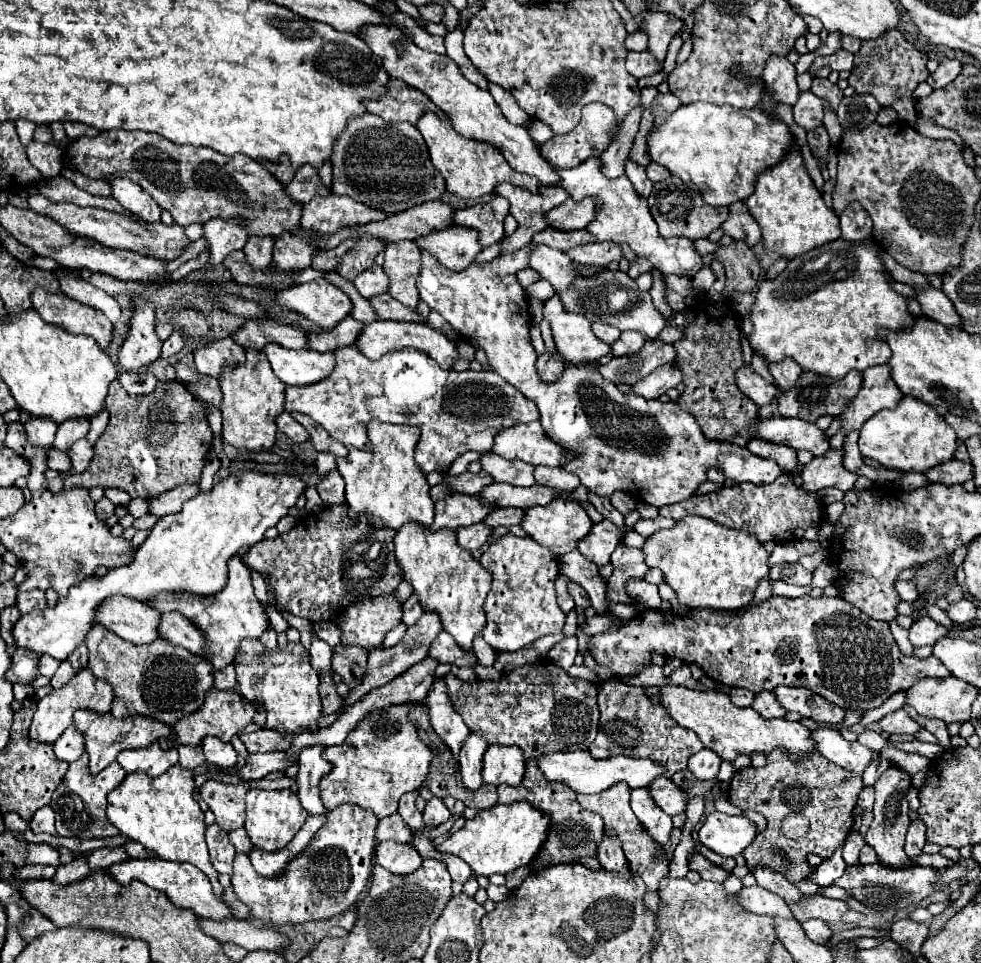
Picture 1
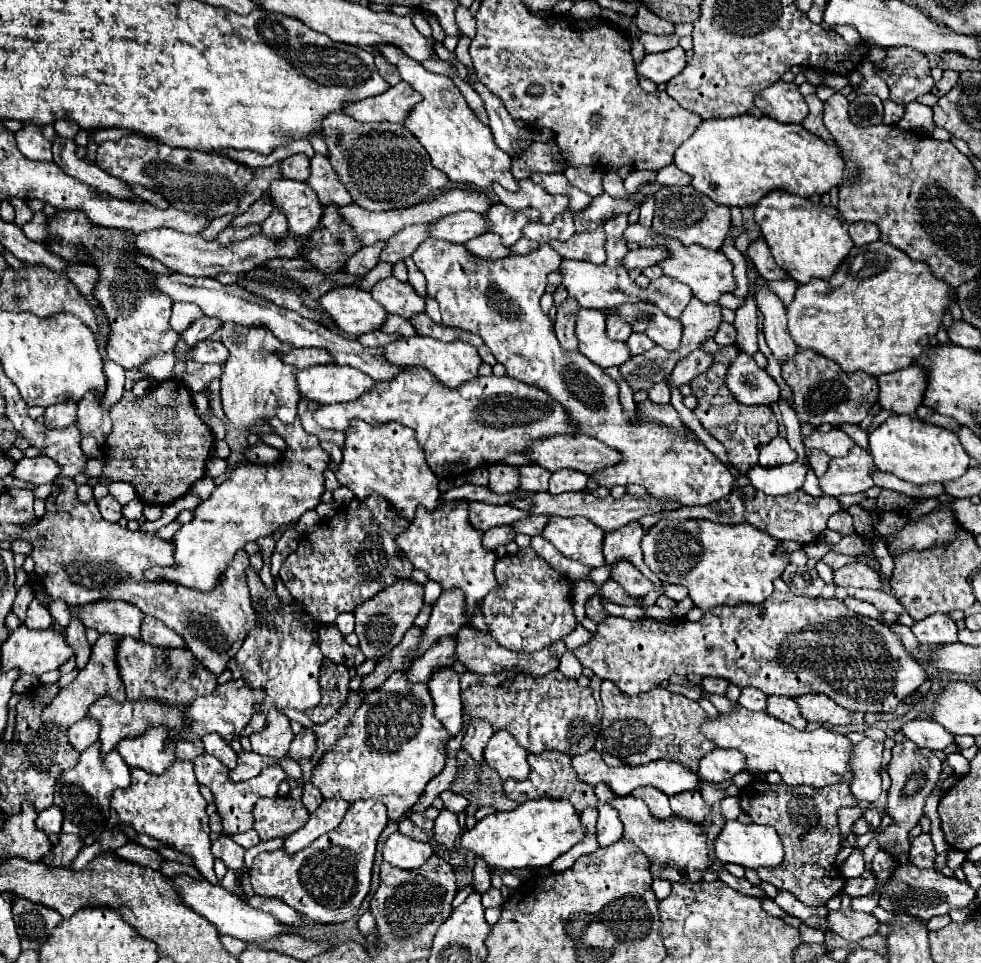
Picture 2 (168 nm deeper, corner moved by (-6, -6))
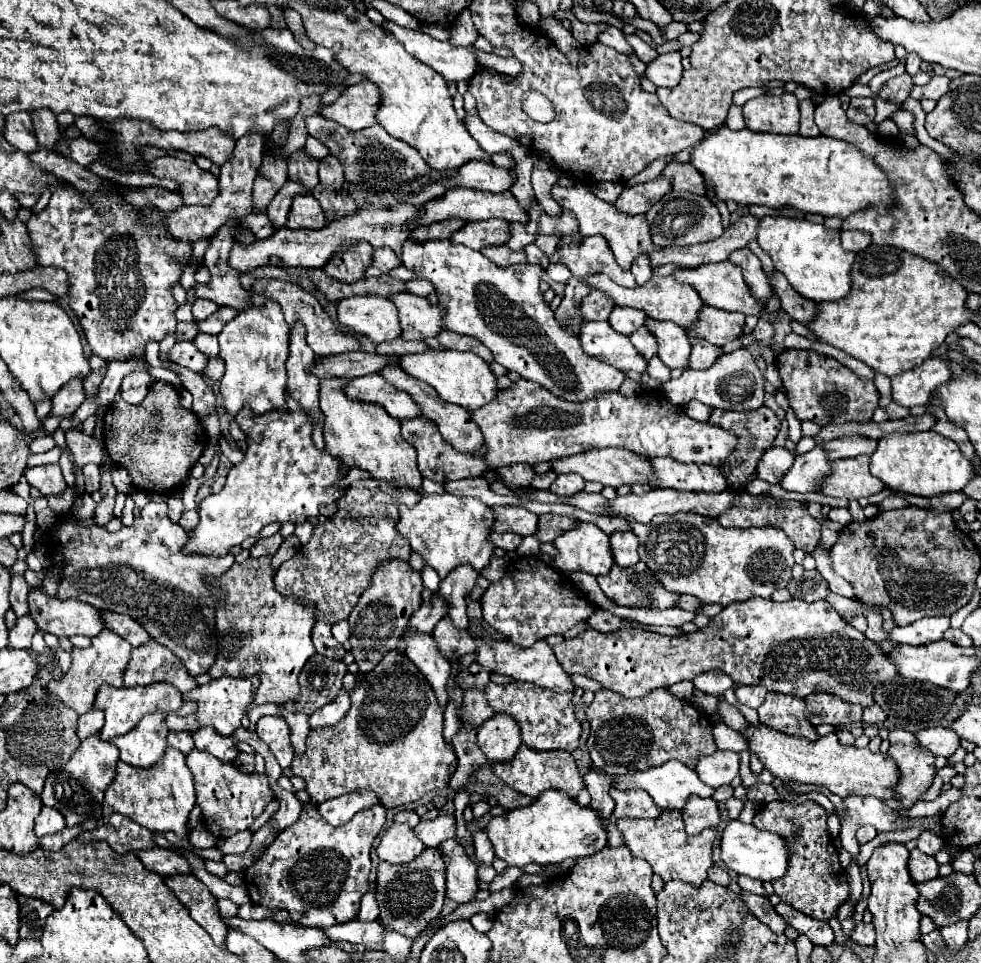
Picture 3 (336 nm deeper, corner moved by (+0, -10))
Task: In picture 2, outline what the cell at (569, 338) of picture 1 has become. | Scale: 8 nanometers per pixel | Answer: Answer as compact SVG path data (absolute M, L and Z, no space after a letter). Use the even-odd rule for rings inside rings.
M578 309L576 315L576 337L578 349L592 363L606 367L618 367L628 361L628 345L622 341L612 341L606 335L606 315L598 309Z

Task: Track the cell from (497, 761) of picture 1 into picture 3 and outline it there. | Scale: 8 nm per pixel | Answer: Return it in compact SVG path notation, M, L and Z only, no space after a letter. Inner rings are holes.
M494 713L478 727L478 743L490 763L510 761L522 743L520 727L510 715Z

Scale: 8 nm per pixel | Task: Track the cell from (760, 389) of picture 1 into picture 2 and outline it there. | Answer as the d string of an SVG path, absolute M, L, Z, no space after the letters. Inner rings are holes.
M740 351L736 361L730 365L726 385L736 401L744 405L770 405L780 399L780 387L776 381L744 351Z

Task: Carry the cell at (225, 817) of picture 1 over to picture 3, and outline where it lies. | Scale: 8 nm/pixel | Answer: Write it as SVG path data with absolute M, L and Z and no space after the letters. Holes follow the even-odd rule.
M198 749L186 755L186 765L196 781L196 805L202 809L204 823L216 839L226 839L238 831L246 831L274 799L264 773L242 773L234 763L218 761L214 755Z

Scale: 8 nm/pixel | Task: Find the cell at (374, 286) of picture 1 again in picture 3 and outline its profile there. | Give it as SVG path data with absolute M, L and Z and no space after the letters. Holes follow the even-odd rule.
M400 293L400 297L390 297L400 311L402 339L426 339L438 337L446 327L442 323L444 311L430 305L426 297L418 297L412 293Z

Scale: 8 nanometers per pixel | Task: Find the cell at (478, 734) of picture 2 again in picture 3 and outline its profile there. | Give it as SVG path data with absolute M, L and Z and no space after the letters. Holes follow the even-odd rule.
M480 687L464 691L464 721L470 721L472 727L482 725L488 717L494 715L494 709L486 703L486 693Z

